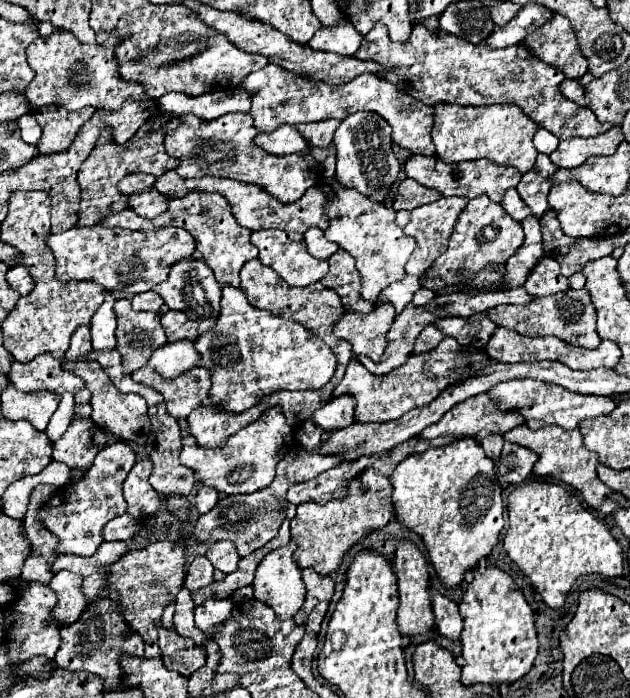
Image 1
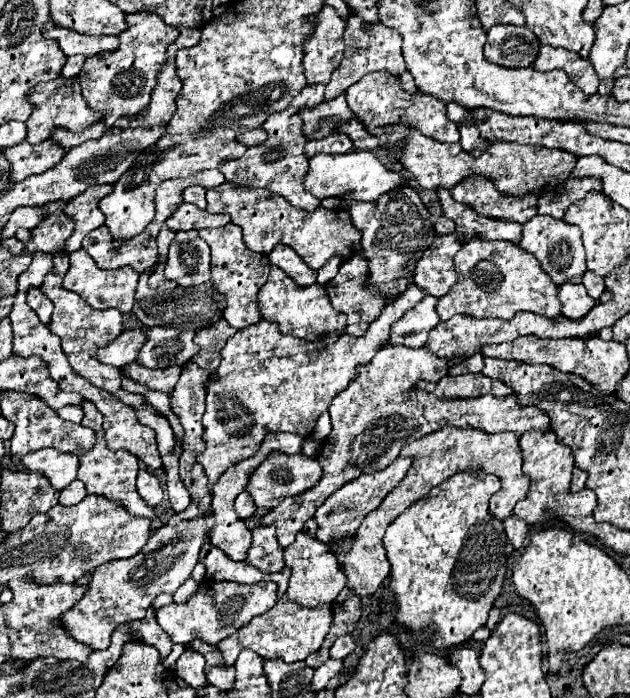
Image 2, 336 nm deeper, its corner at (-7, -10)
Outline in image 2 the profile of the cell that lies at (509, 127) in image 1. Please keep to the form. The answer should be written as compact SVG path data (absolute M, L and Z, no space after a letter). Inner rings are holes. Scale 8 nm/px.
M471 176L463 180L451 190L451 196L457 202L473 208L477 214L495 218L495 220L509 220L509 222L525 224L537 214L535 194L527 194L523 198L499 196L493 182L489 182L483 176Z

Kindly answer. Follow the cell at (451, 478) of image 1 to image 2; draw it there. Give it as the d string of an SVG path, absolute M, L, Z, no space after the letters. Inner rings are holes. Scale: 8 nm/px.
M459 472L432 488L427 498L413 504L405 514L387 526L385 552L391 562L391 592L397 600L397 622L409 632L431 630L431 644L437 650L467 642L487 622L505 580L507 554L503 522L489 516L489 498L501 488L495 476L485 480L471 472Z

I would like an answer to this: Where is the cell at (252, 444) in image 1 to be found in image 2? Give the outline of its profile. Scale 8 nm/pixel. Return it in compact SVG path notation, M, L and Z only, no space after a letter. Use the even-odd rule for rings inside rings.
M269 454L269 458L253 472L249 484L247 484L247 492L251 492L253 502L257 504L257 508L265 508L271 510L275 506L279 506L283 502L283 498L287 496L297 496L309 488L313 488L319 480L321 480L321 468L319 462L315 458L307 458L303 454L295 454L295 456L287 456L287 454Z

